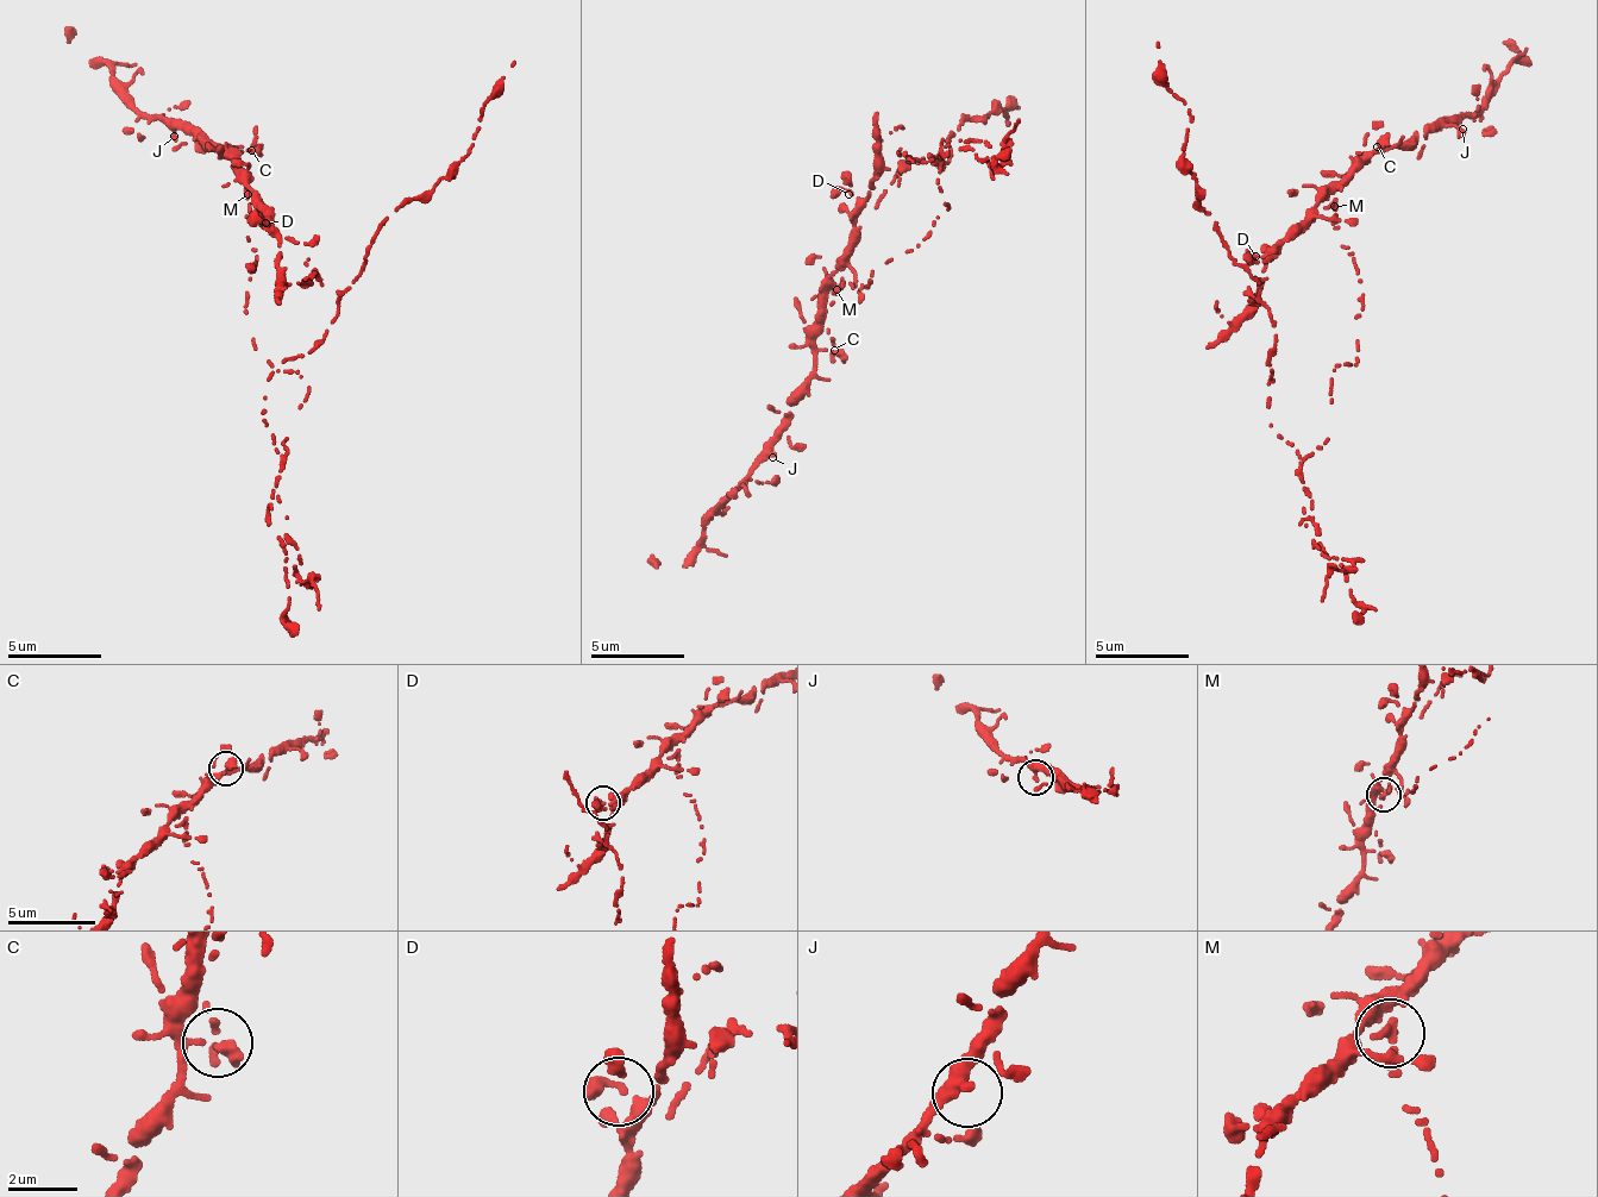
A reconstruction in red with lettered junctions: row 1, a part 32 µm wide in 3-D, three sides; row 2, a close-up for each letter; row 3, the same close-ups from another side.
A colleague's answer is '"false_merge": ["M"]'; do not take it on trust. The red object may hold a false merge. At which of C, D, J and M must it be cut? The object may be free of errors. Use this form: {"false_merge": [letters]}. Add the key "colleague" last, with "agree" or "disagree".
{"false_merge": ["M"], "colleague": "agree"}

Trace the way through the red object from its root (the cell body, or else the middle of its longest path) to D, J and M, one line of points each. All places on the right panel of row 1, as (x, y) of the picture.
D: (1255, 293), (1264, 274), (1264, 261), (1255, 256)
J: (1255, 293), (1264, 261), (1305, 219), (1305, 211), (1364, 161), (1417, 132), (1439, 132), (1449, 123), (1462, 129)
M: (1255, 293), (1264, 274), (1264, 261), (1277, 244), (1322, 200), (1333, 204)

